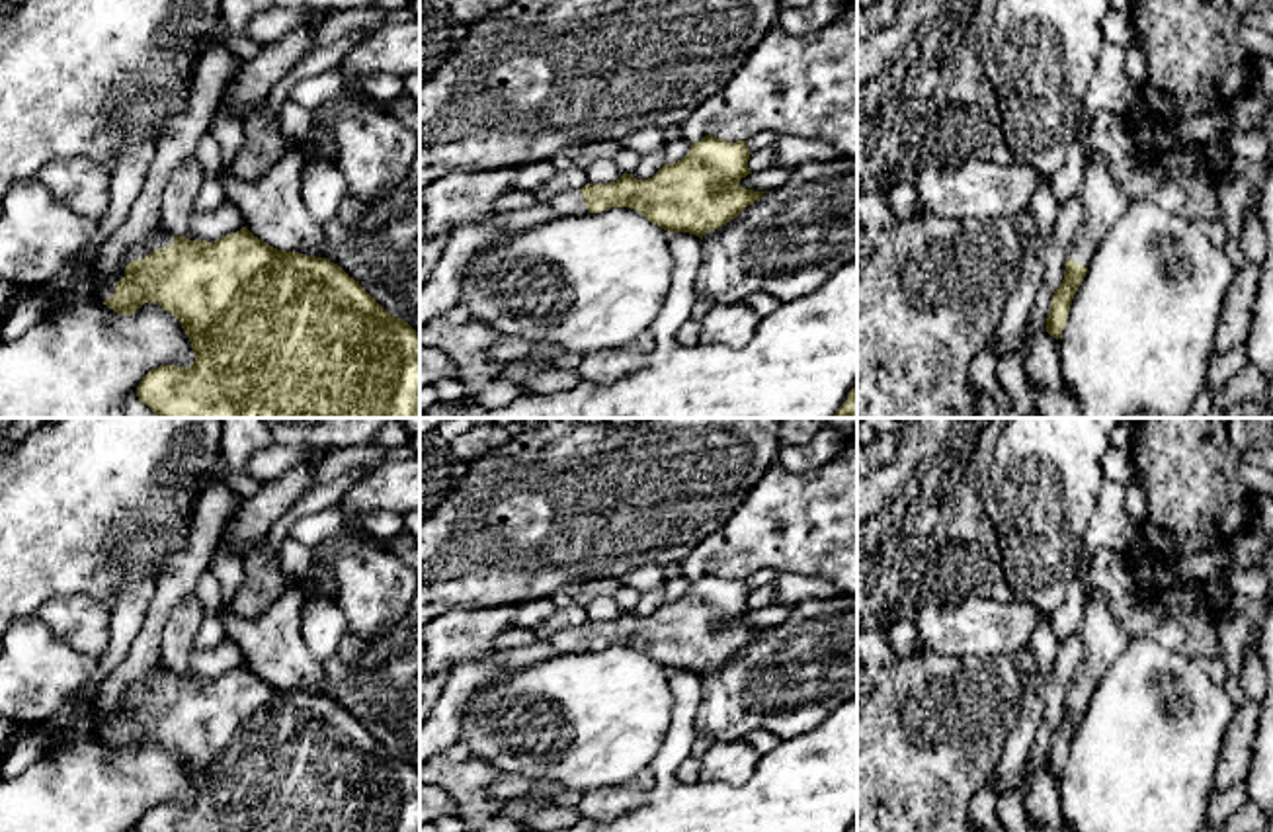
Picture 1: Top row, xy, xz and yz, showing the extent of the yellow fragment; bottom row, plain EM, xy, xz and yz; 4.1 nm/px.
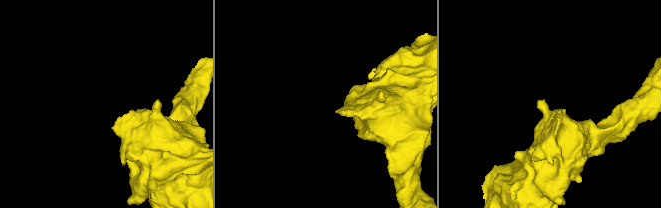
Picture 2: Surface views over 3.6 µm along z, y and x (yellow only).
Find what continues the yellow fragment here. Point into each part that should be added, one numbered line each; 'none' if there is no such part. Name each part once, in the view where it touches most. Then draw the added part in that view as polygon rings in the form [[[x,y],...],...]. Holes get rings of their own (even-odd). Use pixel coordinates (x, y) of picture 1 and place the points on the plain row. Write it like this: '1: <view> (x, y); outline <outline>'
1: xy (163, 674); outline [[[160,662],[158,668],[150,674],[150,678],[139,686],[137,689],[129,691],[125,695],[125,701],[131,701],[133,697],[144,697],[152,687],[162,687],[164,684],[174,680],[174,672],[168,668],[168,664]]]

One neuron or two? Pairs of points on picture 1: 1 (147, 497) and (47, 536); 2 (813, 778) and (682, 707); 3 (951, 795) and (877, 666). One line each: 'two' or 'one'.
1: one
2: one
3: one

